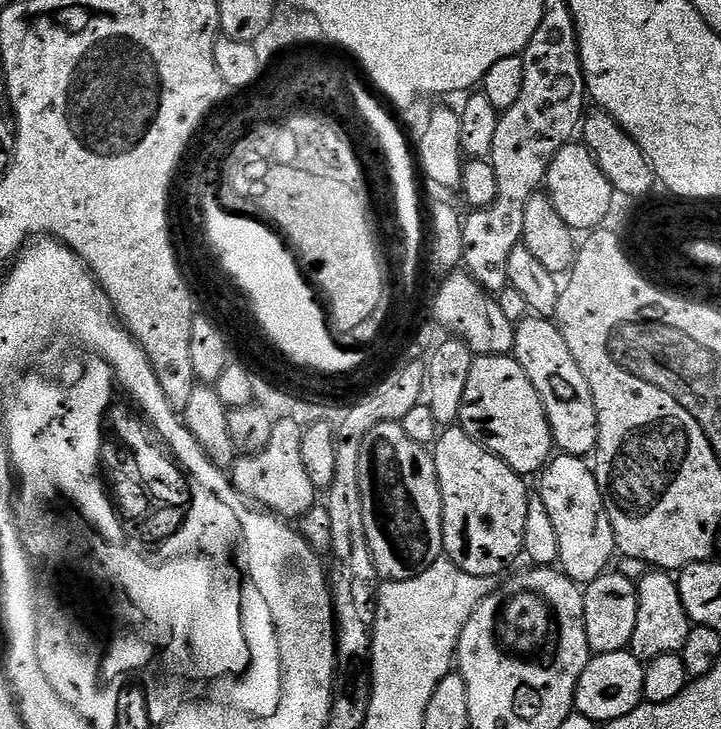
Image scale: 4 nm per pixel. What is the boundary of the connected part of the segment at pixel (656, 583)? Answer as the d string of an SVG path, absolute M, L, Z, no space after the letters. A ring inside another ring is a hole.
M650 570L638 581L638 622L632 635L630 651L647 662L662 654L679 654L686 646L686 638L694 627L682 606L680 585L667 571Z

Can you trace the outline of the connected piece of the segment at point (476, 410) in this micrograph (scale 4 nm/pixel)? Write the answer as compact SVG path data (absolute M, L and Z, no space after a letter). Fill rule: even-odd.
M512 354L507 356L478 356L473 359L470 366L470 378L466 381L466 391L462 394L462 410L460 411L458 424L470 438L474 438L483 448L490 450L498 458L502 458L502 462L506 462L506 466L510 466L519 476L525 478L531 477L531 472L533 474L539 473L554 455L552 427L546 418L546 410L542 406L542 398L538 398L538 390L534 390L530 378L526 378L526 370L522 370L522 366L516 361L515 355Z

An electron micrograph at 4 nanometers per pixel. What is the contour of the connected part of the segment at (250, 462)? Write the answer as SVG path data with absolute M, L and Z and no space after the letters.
M298 422L273 423L270 442L255 454L239 457L230 469L232 487L237 493L249 496L261 509L281 518L301 518L317 503L318 490L306 474L302 460L302 440L305 429Z

